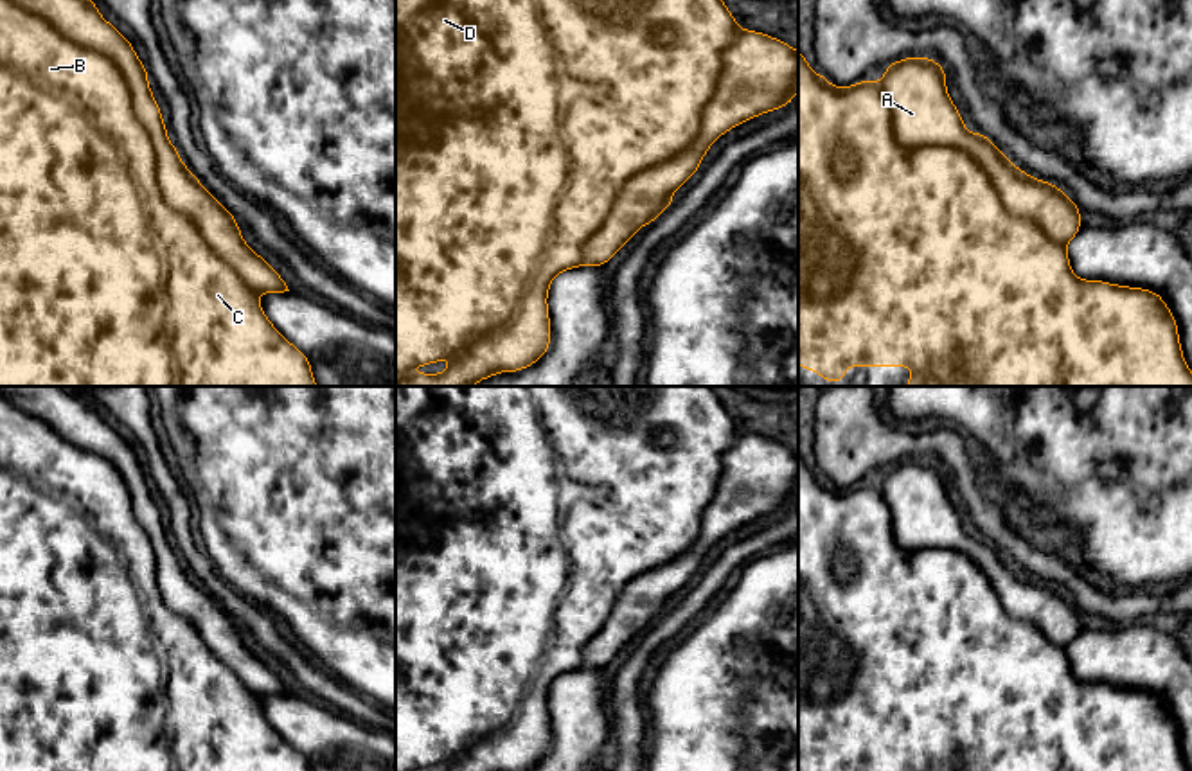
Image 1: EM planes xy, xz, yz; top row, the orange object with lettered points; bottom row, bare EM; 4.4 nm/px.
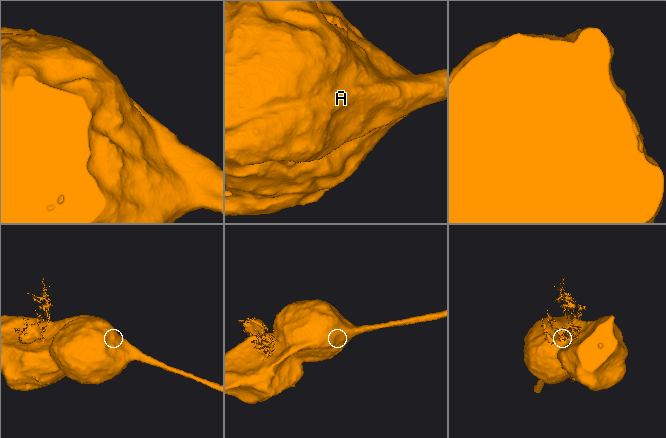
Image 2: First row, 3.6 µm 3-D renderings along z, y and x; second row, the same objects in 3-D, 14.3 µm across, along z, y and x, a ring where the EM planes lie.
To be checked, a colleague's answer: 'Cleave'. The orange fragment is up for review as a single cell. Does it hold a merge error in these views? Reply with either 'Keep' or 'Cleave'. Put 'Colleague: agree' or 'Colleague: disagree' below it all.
Cleave
Colleague: agree

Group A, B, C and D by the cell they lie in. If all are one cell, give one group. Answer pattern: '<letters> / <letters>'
A / B C D

